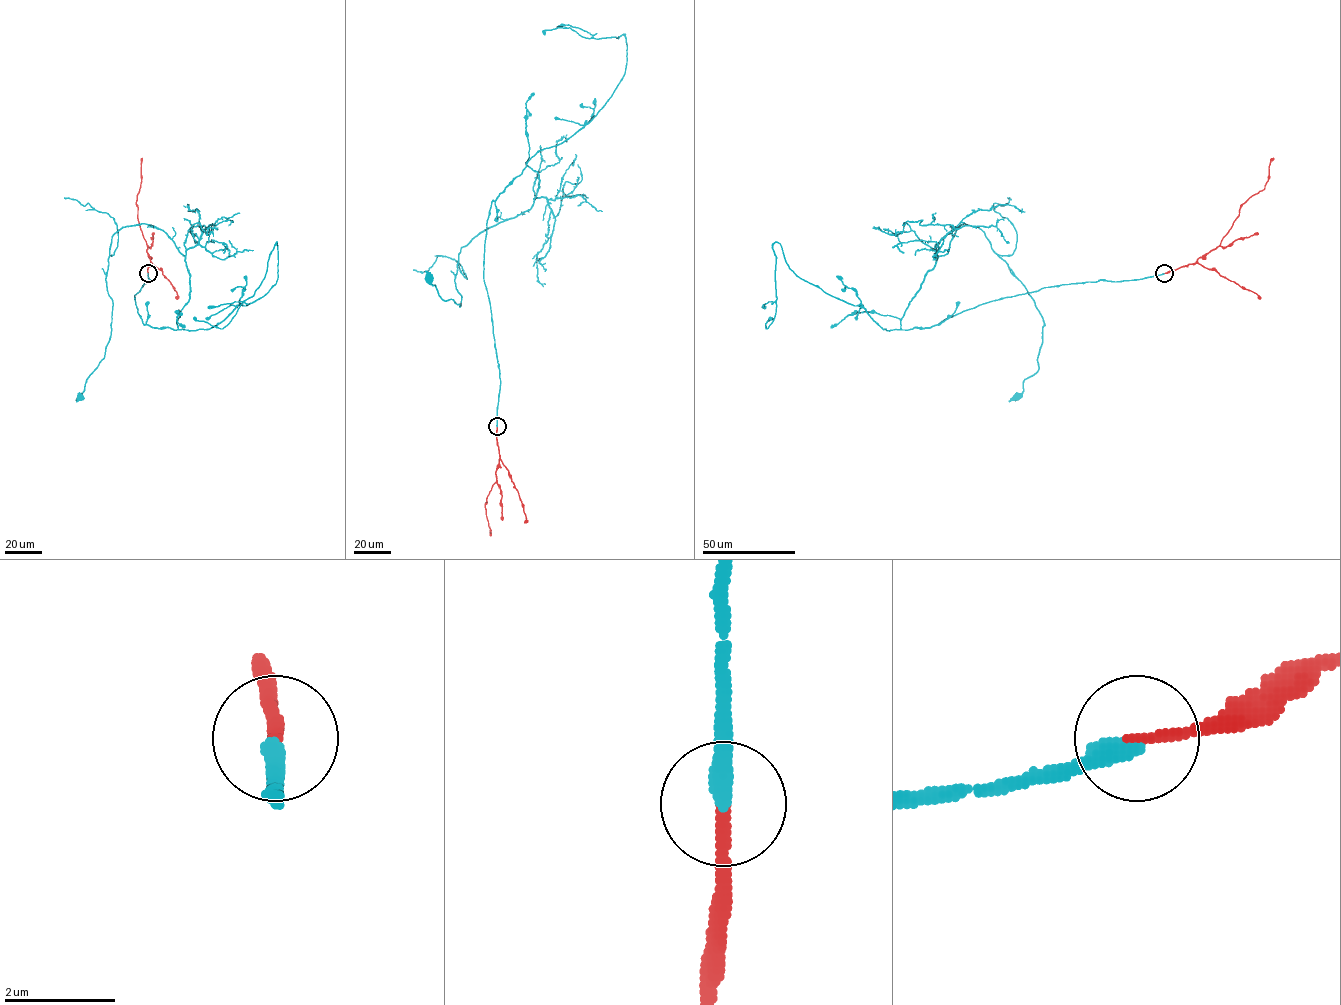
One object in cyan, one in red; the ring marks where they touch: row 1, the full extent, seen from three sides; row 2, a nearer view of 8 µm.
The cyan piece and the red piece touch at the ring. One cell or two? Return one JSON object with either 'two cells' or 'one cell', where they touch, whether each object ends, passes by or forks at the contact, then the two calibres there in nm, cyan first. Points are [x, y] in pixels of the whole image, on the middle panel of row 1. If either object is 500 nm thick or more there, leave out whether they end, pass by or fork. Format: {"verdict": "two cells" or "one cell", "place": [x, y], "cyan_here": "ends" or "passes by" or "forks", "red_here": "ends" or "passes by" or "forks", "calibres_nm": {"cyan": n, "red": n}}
{"verdict": "one cell", "place": [497, 426], "cyan_here": "ends", "red_here": "ends", "calibres_nm": {"cyan": 360, "red": 180}}

